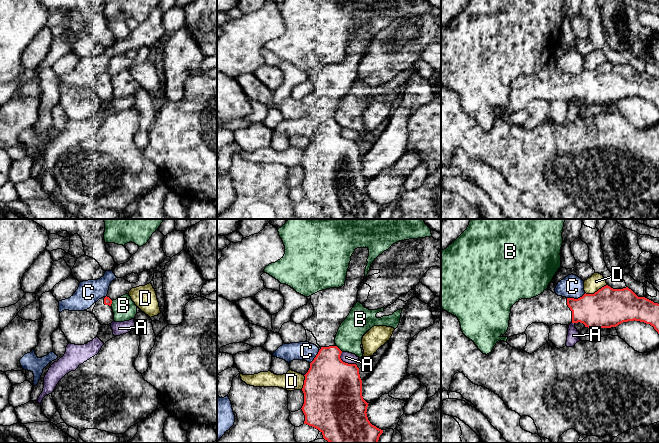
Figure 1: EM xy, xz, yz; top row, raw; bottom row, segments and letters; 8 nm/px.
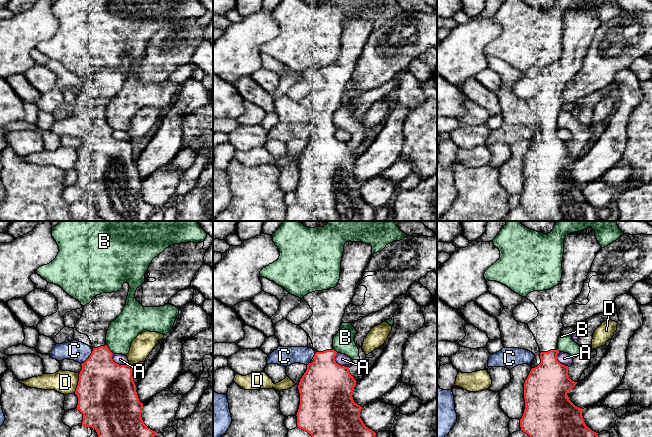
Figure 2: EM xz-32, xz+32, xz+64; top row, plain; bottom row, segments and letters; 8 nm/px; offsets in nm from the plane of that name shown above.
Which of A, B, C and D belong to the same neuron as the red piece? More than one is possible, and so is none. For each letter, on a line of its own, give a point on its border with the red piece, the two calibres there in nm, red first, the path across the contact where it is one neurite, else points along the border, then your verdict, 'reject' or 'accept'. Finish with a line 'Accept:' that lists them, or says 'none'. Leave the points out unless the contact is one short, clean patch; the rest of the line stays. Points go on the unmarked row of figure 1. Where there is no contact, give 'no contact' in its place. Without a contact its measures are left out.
A: contact xz (344, 138); calibres 460 and 90 nm; reject
B: contact xz (338, 124); calibres 340 and 200 nm; border xz (336, 121), (342, 127); reject
C: contact yz (576, 75); calibres 300 and 180 nm; reject
D: contact yz (595, 68); calibres 320 and 120 nm; reject
Accept: none

